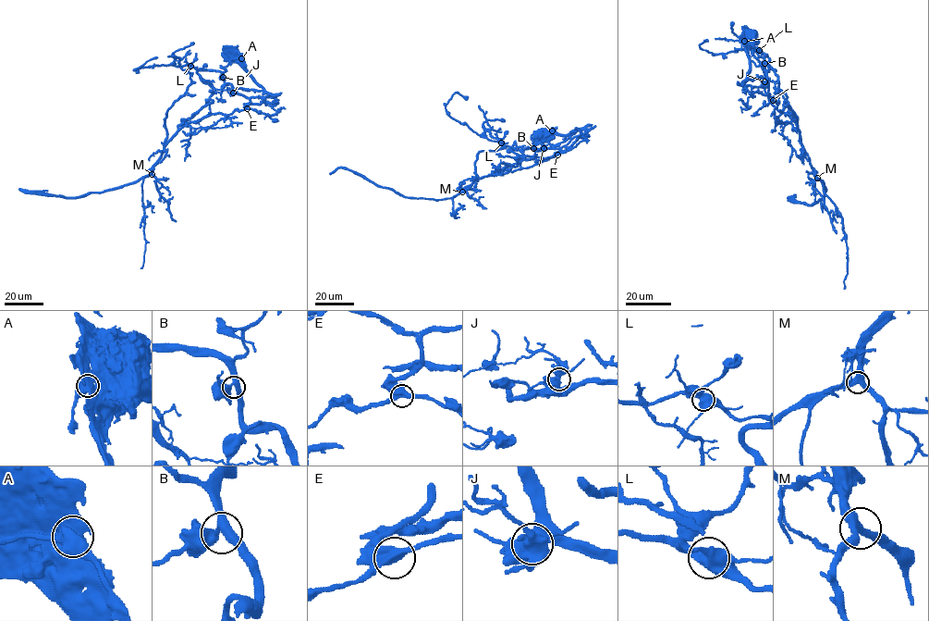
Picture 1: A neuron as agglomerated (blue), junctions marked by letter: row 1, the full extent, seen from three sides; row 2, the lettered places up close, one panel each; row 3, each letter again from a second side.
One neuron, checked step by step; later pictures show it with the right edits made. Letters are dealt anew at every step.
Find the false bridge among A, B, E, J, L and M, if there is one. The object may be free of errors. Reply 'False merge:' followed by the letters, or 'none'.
False merge: A

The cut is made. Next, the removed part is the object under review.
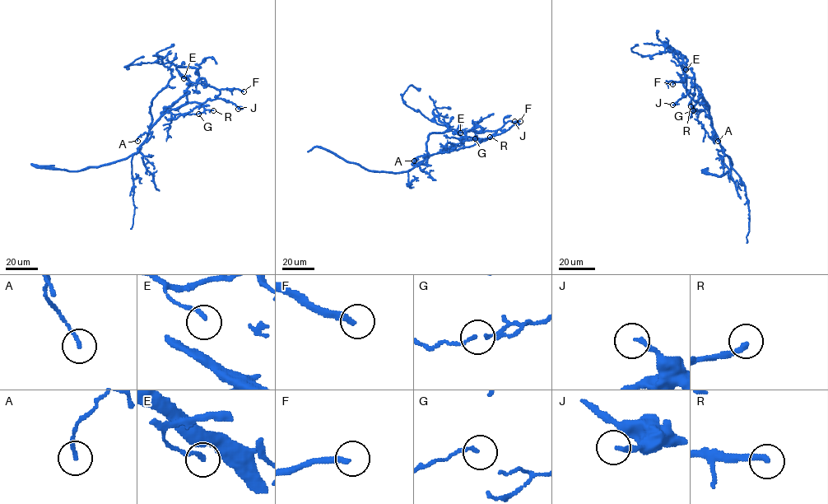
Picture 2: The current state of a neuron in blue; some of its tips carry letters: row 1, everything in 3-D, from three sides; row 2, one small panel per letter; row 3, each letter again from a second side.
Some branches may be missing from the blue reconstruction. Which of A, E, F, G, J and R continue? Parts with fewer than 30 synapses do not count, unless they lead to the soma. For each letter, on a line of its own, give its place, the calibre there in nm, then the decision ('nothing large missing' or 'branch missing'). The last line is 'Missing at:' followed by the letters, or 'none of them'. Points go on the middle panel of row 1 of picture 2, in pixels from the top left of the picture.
A: at (414, 160); 140 nm thick; nothing large missing
E: at (460, 132); 160 nm thick; nothing large missing
F: at (520, 121); 240 nm thick; branch missing
G: at (475, 138); 90 nm thick; nothing large missing
J: at (514, 121); 190 nm thick; nothing large missing
R: at (490, 137); 240 nm thick; nothing large missing
Missing at: F

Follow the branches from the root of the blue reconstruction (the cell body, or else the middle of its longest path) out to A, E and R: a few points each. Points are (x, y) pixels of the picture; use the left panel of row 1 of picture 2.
A: (170, 106), (150, 131), (141, 134), (137, 141)
E: (170, 106), (191, 83), (178, 67), (196, 68), (206, 85), (191, 82), (186, 75), (181, 76), (183, 78)
R: (170, 106), (168, 111), (196, 102), (206, 109), (213, 110)

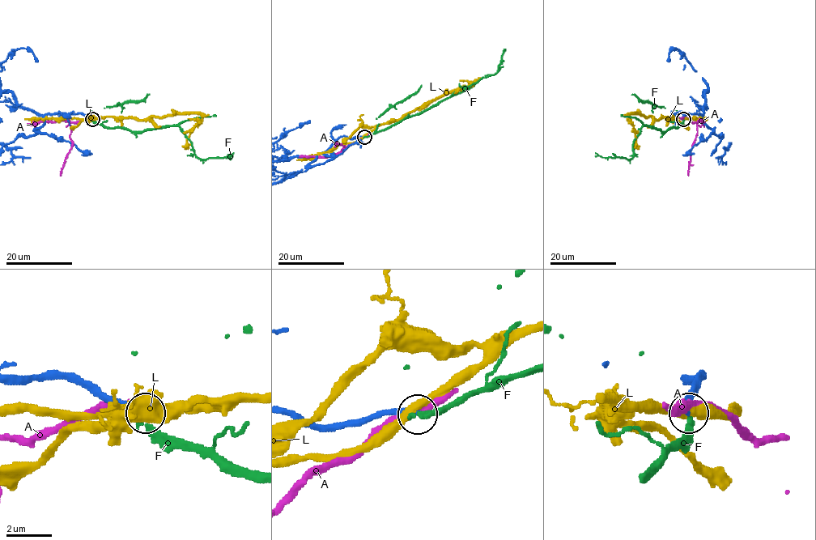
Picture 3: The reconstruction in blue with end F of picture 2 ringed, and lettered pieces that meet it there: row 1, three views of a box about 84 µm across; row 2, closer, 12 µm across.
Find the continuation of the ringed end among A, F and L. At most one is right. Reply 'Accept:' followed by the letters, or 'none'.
Accept: none

